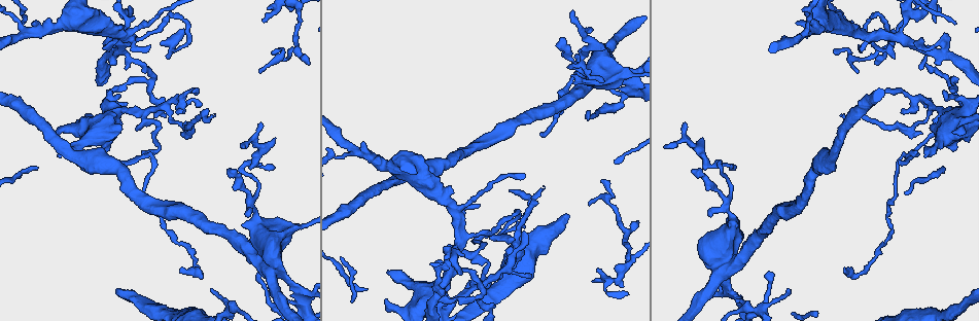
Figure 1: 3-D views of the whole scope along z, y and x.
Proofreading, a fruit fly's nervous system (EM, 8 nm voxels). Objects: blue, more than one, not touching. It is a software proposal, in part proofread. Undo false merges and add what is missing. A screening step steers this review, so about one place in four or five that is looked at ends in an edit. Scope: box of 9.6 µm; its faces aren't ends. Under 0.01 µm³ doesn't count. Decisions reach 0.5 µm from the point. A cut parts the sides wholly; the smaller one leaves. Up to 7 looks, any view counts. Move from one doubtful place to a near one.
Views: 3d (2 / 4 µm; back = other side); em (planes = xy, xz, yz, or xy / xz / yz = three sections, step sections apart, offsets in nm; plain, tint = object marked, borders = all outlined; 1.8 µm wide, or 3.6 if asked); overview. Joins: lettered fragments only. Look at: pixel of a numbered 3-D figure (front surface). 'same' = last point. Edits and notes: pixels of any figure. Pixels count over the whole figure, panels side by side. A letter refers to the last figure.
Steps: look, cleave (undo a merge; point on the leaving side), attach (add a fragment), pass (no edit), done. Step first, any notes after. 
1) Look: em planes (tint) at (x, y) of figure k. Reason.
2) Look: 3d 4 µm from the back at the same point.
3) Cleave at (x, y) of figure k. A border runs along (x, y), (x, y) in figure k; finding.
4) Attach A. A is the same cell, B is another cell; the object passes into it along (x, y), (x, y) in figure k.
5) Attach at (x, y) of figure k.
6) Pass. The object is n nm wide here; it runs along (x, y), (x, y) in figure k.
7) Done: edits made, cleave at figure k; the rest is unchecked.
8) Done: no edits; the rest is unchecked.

Look: 3d 4 µm at (857, 71) of figure 1. Free end.

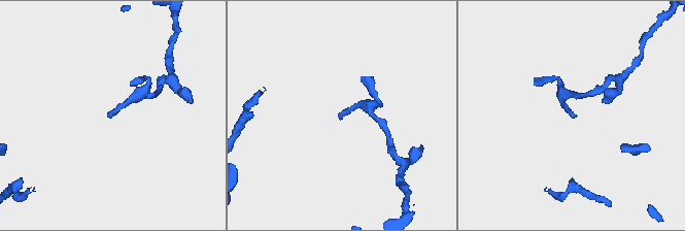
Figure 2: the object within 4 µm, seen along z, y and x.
Look: em planes (borders) at (109, 115) of figure 2.

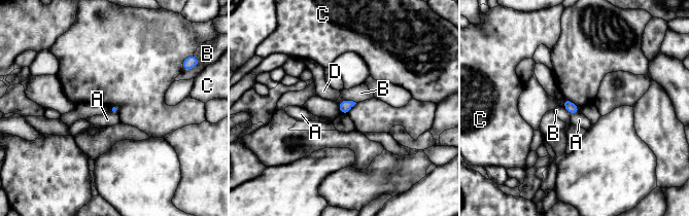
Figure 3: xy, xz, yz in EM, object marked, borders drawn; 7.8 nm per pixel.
Pass. A, B, C and D are other cells; a border runs along (580, 110), (571, 115) in figure 3; none of them fits.

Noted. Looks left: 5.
Look: em planes (borders) at (907, 155) of figure 1. Abrupt turn.

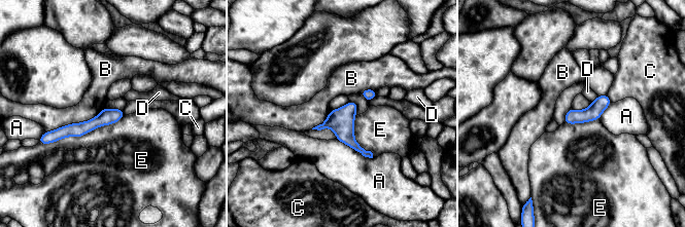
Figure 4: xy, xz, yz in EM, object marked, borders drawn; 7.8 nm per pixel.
Pass. A, B, C, D and E are other cells; a border runs along (125, 115), (46, 144) in figure 4; one cell here.

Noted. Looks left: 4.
Look: em xy step 4 (tint) at (104, 29) of figure 1. Two arms at a narrow angle.

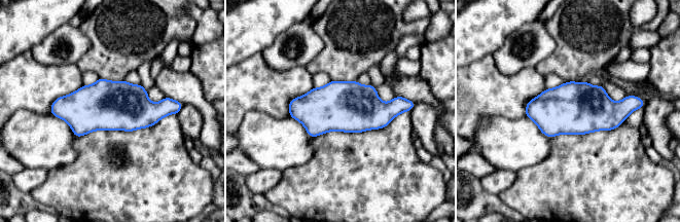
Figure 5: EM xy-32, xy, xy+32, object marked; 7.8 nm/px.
Look: em planes (borders) at the same point. Cut it another way.

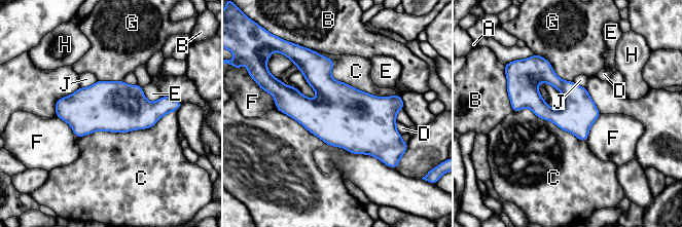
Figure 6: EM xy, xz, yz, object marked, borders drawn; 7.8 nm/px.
Pass. The object is 280 nm wide here; A, B, C, D, E, F, G, H and J are other cells; a border runs along (316, 51), (334, 79), (400, 96) in figure 6; one cell here.

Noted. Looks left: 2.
Done: no edits; the rest is unchecked.

